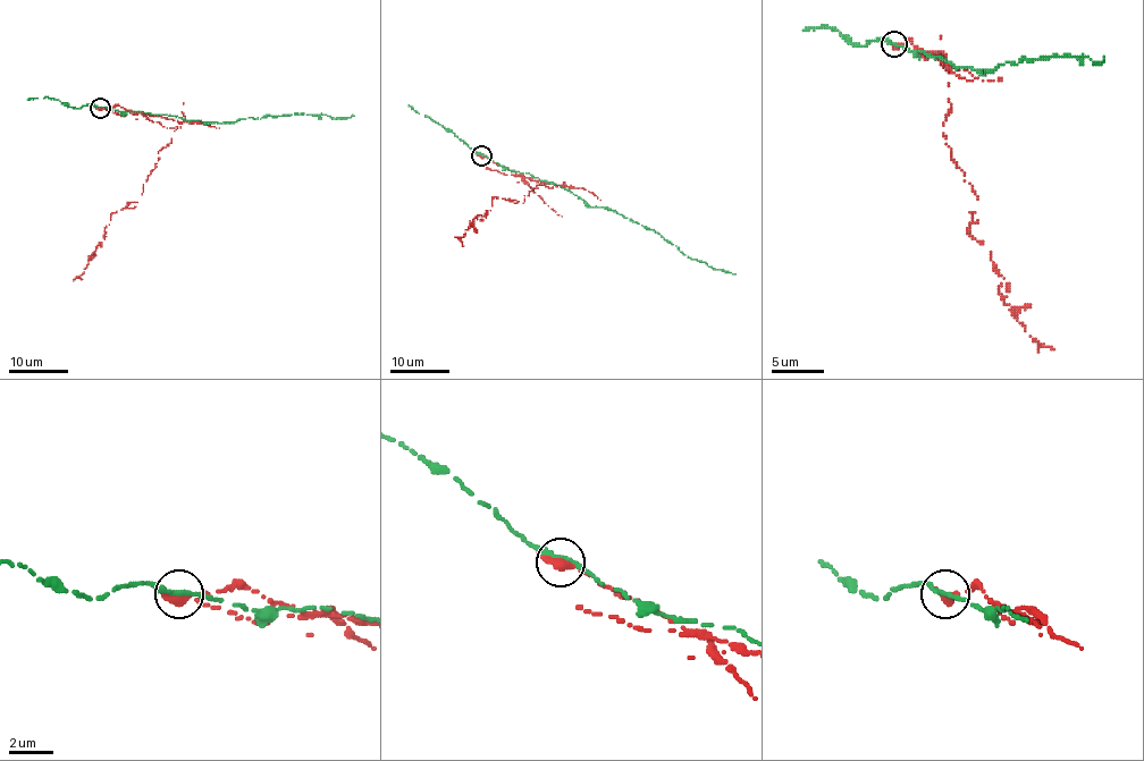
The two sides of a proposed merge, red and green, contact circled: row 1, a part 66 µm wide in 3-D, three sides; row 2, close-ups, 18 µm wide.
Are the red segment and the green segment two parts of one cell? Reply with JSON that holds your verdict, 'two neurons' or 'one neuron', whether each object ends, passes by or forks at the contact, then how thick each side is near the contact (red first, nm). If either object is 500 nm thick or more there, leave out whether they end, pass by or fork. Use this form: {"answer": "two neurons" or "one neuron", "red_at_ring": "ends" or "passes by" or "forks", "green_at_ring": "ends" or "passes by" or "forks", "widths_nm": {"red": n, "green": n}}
{"answer": "two neurons", "widths_nm": {"red": 500, "green": 200}}

